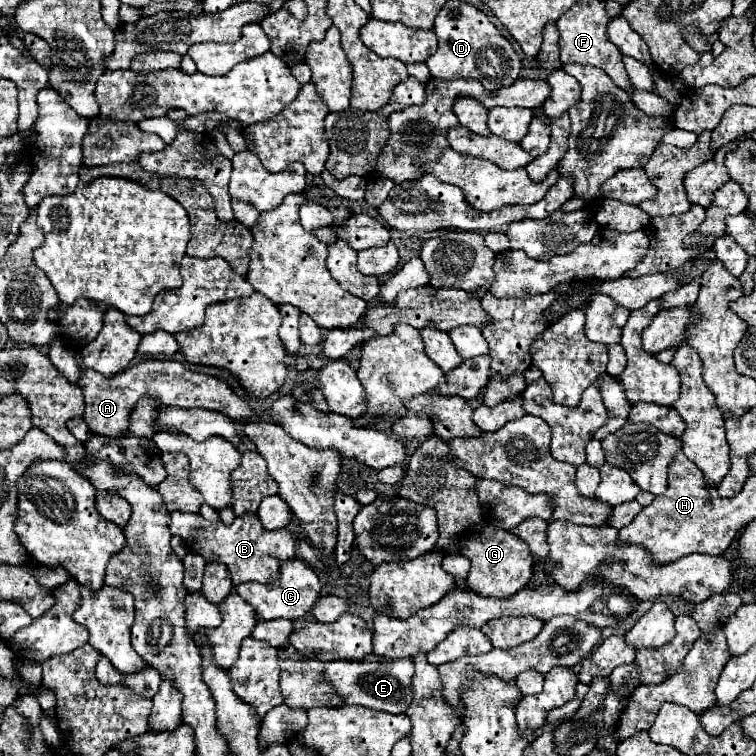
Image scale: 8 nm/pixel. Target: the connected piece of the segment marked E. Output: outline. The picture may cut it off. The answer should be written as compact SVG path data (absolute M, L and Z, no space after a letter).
M369 654L365 660L335 660L335 662L325 662L325 678L335 686L341 696L345 696L345 704L357 704L365 706L371 710L387 712L387 714L405 714L411 700L413 700L413 658L401 658L401 660L385 660Z

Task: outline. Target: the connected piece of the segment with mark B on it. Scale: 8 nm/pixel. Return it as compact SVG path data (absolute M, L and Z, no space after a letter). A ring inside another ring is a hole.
M173 512L169 528L171 528L171 534L187 542L191 552L201 554L205 560L217 560L217 562L227 564L233 584L251 582L251 580L267 584L269 580L275 580L279 572L279 562L291 558L291 554L295 554L297 550L295 540L289 530L267 532L261 526L259 516L253 512L247 512L245 516L237 516L231 526L225 526L223 522L209 522L201 514ZM271 554L277 554L277 558Z

